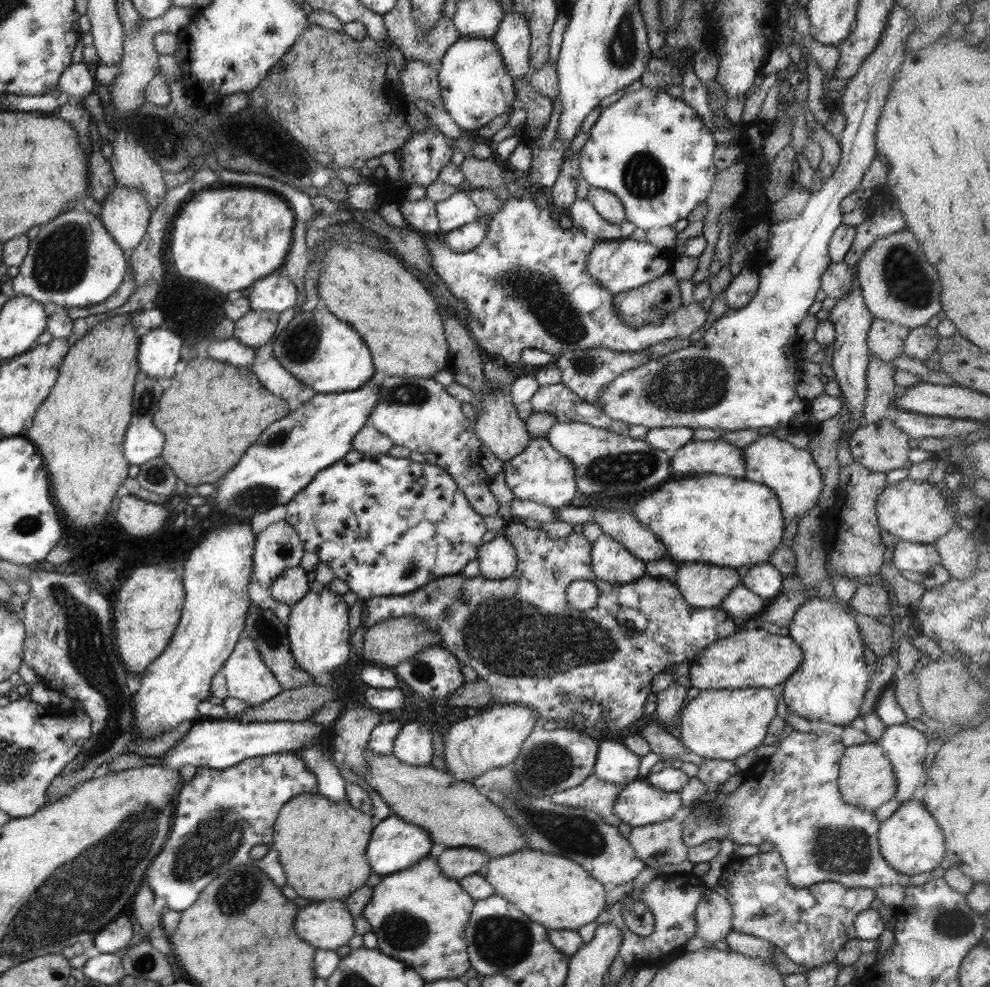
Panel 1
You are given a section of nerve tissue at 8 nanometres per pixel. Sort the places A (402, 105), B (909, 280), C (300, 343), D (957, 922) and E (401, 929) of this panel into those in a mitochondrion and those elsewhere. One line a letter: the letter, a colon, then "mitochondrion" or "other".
A: other
B: mitochondrion
C: mitochondrion
D: mitochondrion
E: mitochondrion

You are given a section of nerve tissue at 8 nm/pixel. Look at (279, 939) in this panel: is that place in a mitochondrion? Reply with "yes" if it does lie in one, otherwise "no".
no

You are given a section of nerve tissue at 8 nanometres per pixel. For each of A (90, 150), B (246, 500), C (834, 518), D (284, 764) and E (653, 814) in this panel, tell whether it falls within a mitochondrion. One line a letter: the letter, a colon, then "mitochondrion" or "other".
A: other
B: mitochondrion
C: other
D: other
E: other

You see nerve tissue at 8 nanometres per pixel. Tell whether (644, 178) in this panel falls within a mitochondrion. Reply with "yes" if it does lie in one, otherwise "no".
yes

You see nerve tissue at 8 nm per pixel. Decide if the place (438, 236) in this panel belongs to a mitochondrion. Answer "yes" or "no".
no

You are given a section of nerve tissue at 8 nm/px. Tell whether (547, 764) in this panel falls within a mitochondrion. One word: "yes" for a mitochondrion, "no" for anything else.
yes

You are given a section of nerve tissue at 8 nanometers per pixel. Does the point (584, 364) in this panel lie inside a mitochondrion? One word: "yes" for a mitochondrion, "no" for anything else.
yes

